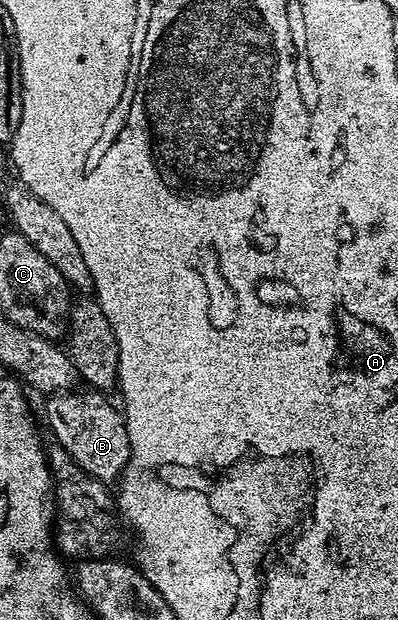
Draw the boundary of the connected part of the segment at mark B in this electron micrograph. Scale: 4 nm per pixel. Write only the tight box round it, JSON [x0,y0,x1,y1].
[45,390,131,481]

